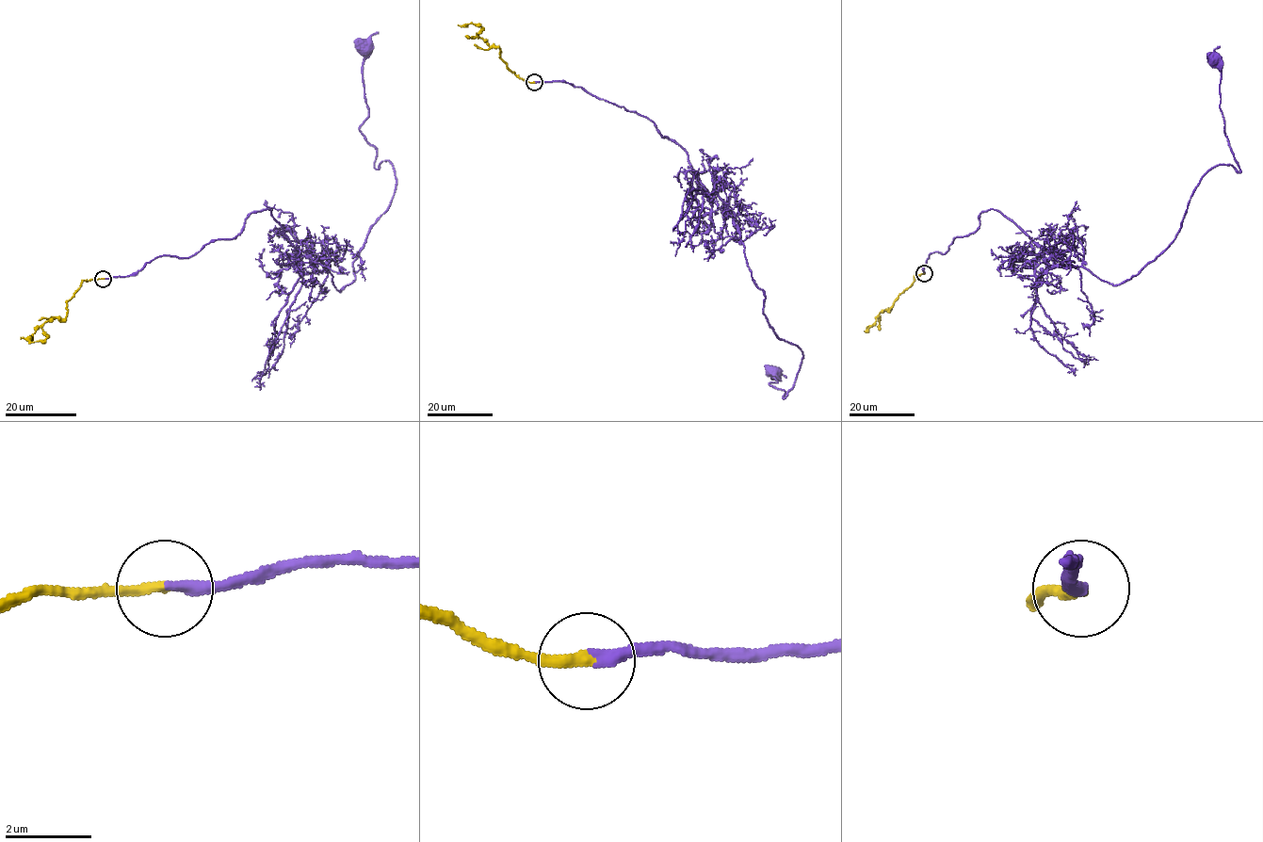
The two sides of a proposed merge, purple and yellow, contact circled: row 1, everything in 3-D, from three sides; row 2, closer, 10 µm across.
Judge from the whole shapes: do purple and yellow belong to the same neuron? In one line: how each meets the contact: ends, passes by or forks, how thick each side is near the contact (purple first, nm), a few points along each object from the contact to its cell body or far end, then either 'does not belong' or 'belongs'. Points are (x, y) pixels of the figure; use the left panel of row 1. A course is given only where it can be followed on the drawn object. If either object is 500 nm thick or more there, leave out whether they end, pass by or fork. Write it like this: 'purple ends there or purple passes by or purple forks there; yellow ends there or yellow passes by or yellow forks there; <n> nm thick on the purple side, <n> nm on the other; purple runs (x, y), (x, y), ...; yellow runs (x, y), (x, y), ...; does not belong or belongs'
purple ends there; yellow ends there; 280 nm thick on the purple side, 280 nm on the other; purple runs (104, 279), (234, 238), (266, 209), (303, 282), (352, 283), (396, 178), (359, 129), (364, 46); yellow runs (103, 279), (82, 282), (67, 302), (67, 315), (43, 324), (43, 340), (21, 337); belongs

